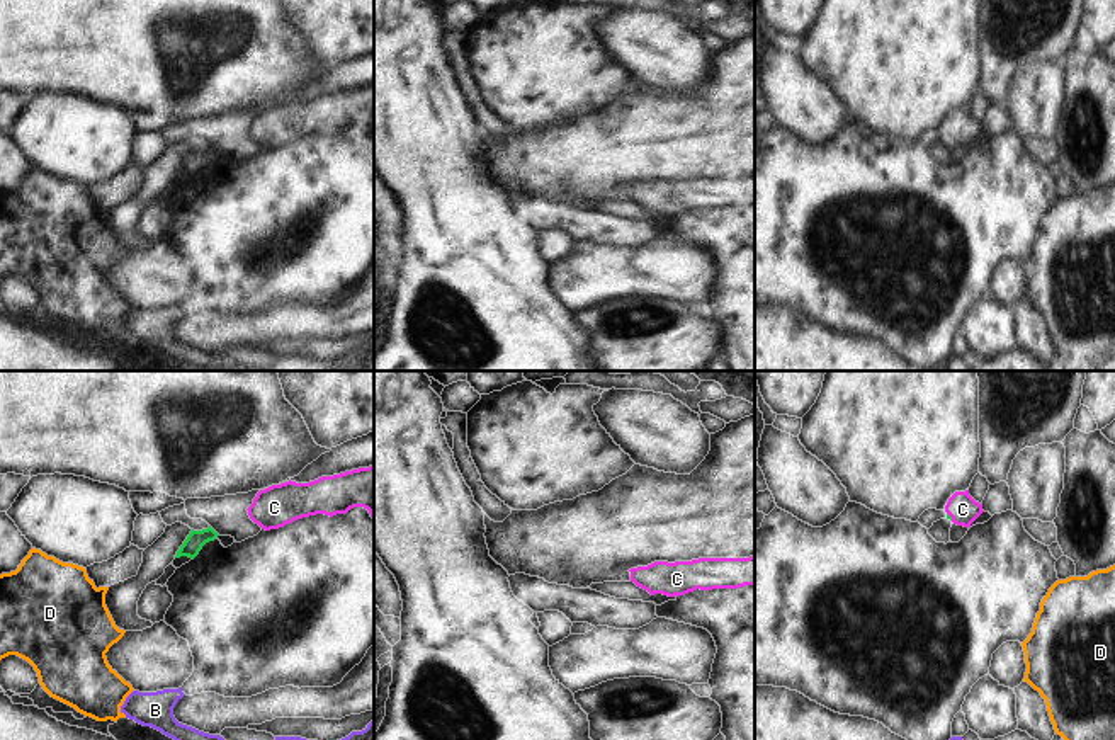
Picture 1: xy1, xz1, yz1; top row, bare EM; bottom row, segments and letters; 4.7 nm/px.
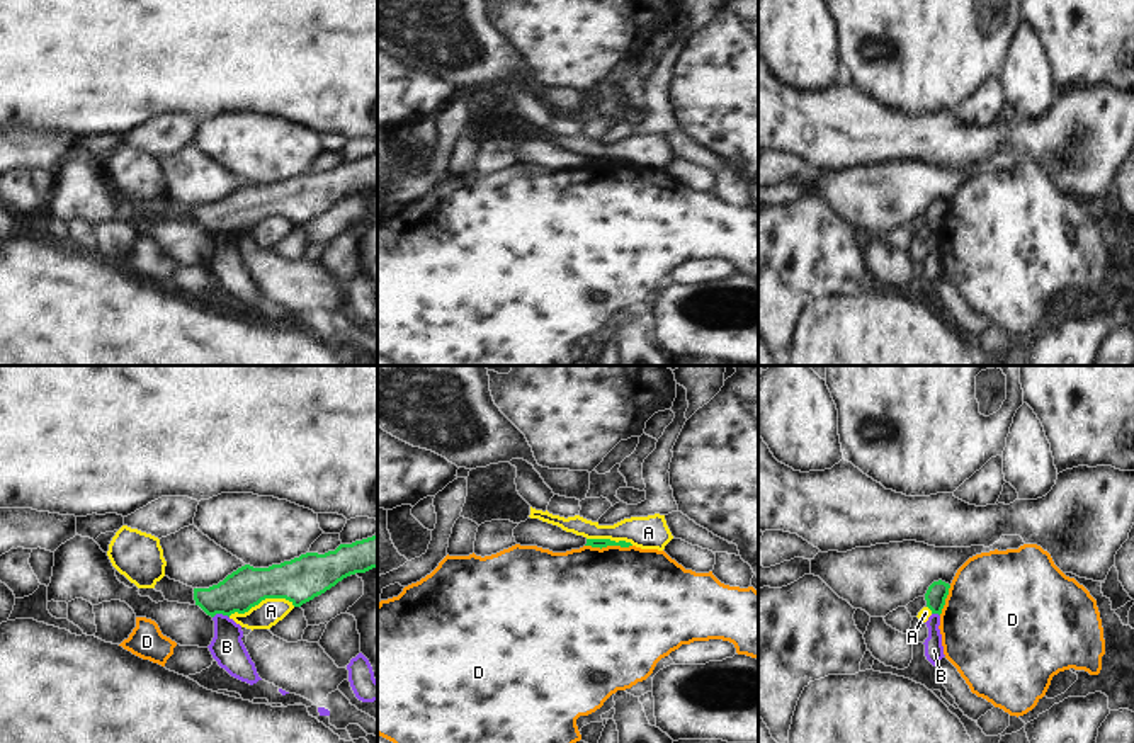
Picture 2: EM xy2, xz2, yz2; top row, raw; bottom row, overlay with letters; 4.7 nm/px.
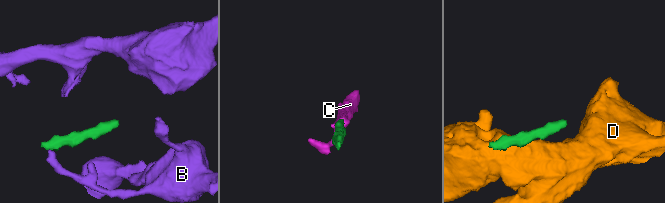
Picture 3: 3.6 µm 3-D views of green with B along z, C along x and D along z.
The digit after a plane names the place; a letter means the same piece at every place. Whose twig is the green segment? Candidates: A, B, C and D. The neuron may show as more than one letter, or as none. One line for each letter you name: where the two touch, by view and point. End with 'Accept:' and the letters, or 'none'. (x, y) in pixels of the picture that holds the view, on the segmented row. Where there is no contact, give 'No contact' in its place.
C: Touches green at yz1 (949, 516)
Accept: C.

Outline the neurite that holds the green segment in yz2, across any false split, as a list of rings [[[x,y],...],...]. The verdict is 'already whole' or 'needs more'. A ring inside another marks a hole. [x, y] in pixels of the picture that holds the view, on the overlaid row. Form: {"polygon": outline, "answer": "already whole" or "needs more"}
{"polygon": [[[938,580],[938,581],[933,581],[927,593],[925,593],[925,600],[927,600],[927,607],[932,610],[932,614],[942,614],[942,609],[945,605],[945,598],[949,595],[949,588],[950,585]]], "answer": "already whole"}

